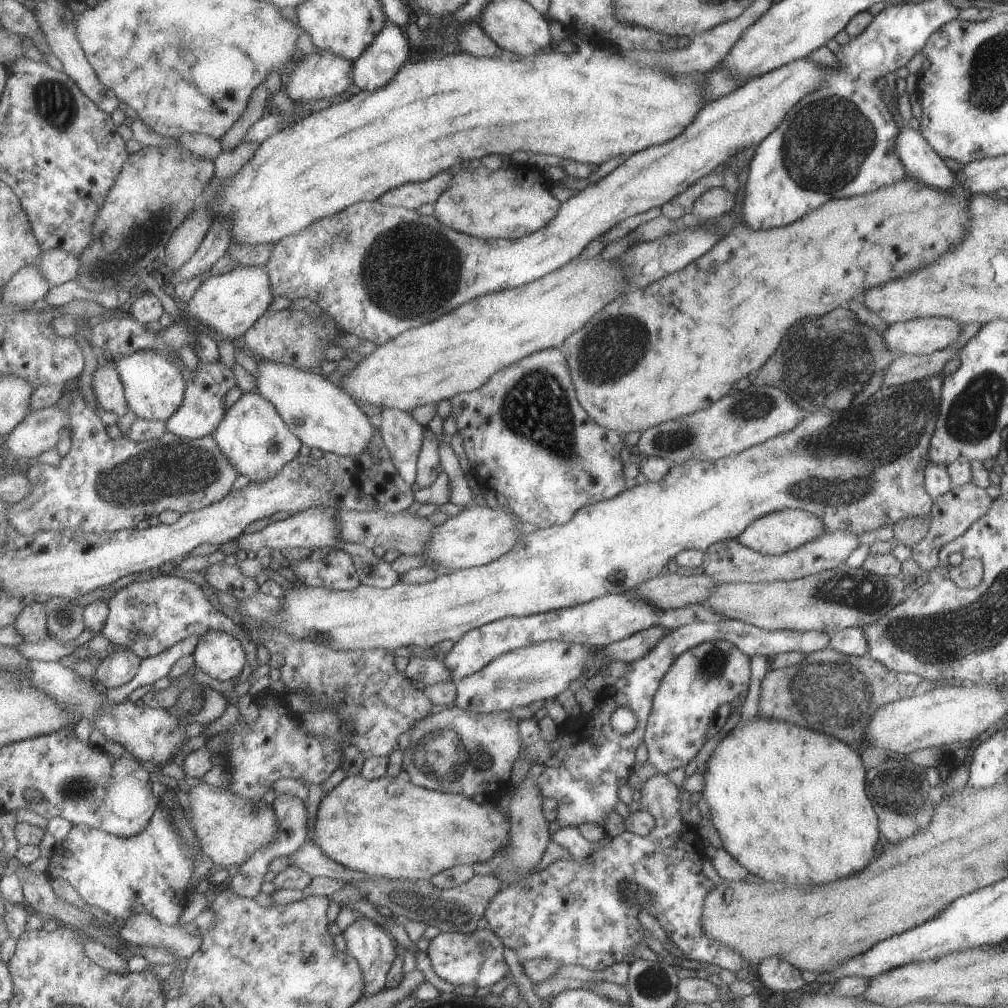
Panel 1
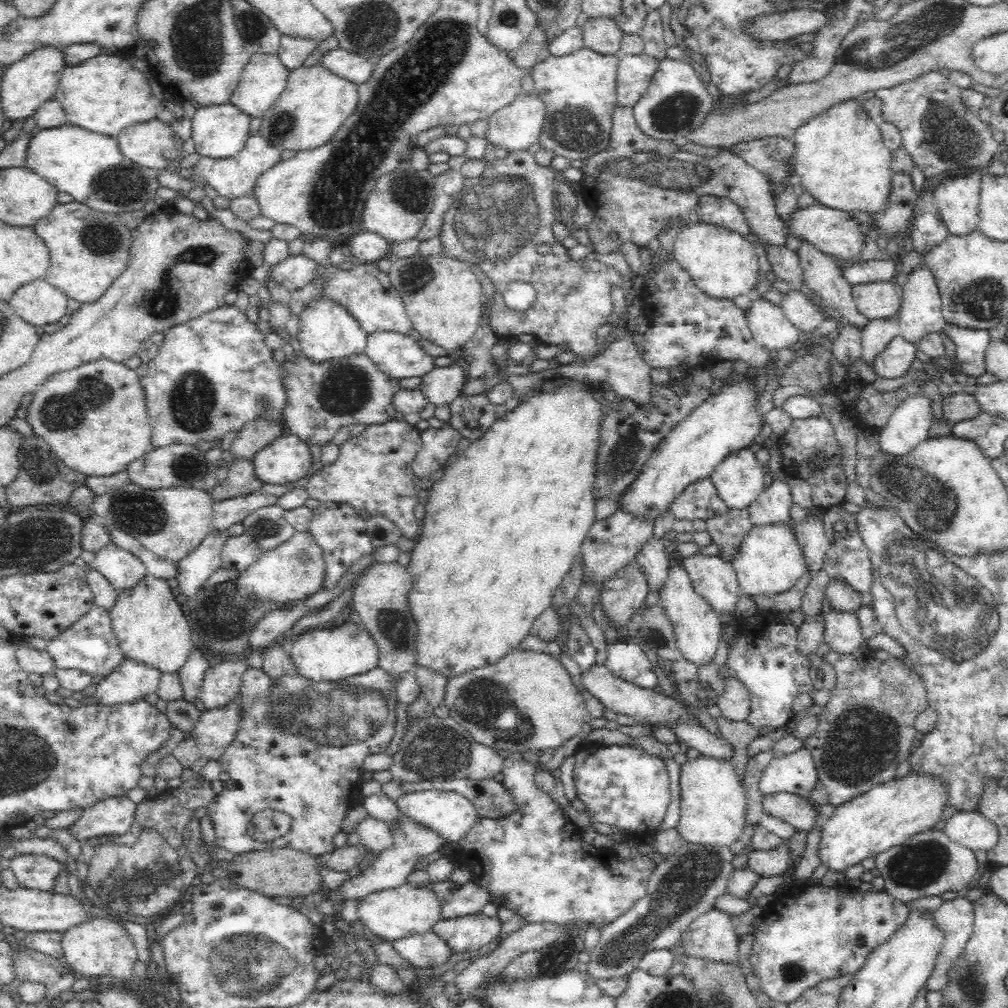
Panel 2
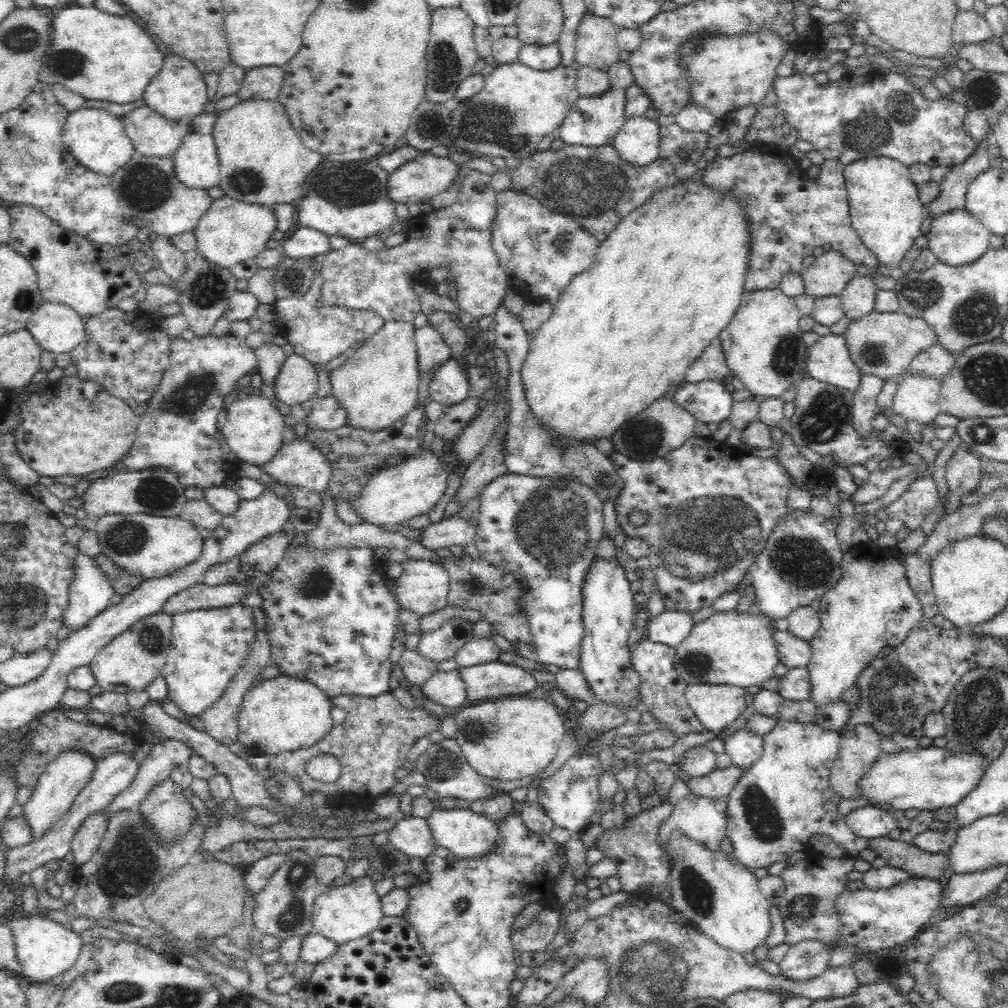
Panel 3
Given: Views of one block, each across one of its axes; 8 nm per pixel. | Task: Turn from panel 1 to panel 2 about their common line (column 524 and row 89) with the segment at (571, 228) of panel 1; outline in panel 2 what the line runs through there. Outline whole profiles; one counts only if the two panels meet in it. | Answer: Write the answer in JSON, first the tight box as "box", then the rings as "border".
{"box":[230,53,290,117],"border":[[[277,53],[249,55],[230,102],[250,116],[262,117],[284,92],[290,72]]]}

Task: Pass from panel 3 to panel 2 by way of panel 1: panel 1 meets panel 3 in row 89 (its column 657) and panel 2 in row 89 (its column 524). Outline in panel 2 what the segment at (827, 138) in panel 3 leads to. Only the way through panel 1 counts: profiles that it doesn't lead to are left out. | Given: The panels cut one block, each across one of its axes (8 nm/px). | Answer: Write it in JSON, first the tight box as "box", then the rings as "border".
{"box":[875,70,999,176],"border":[[[940,70],[923,72],[912,80],[901,82],[892,88],[875,90],[875,96],[884,103],[883,120],[892,122],[900,129],[903,146],[911,158],[914,158],[914,162],[926,172],[926,176],[934,176],[954,168],[970,168],[970,166],[986,170],[989,163],[999,155],[999,144],[993,138],[992,126],[966,110],[961,99],[961,92],[962,89],[950,82],[950,79],[942,75]]]}

